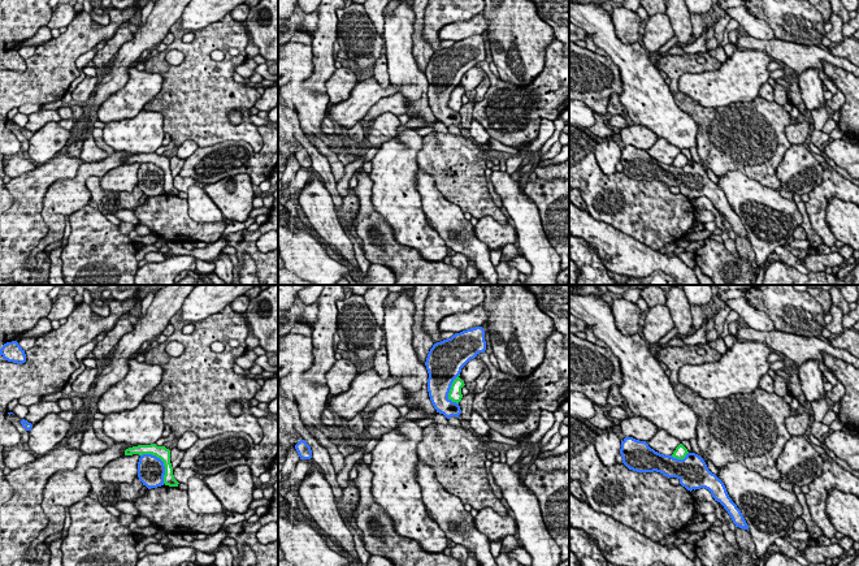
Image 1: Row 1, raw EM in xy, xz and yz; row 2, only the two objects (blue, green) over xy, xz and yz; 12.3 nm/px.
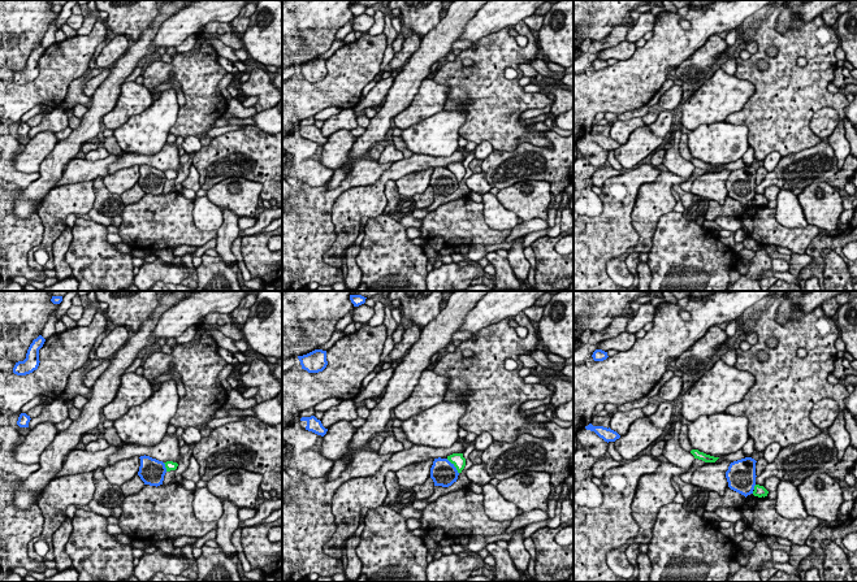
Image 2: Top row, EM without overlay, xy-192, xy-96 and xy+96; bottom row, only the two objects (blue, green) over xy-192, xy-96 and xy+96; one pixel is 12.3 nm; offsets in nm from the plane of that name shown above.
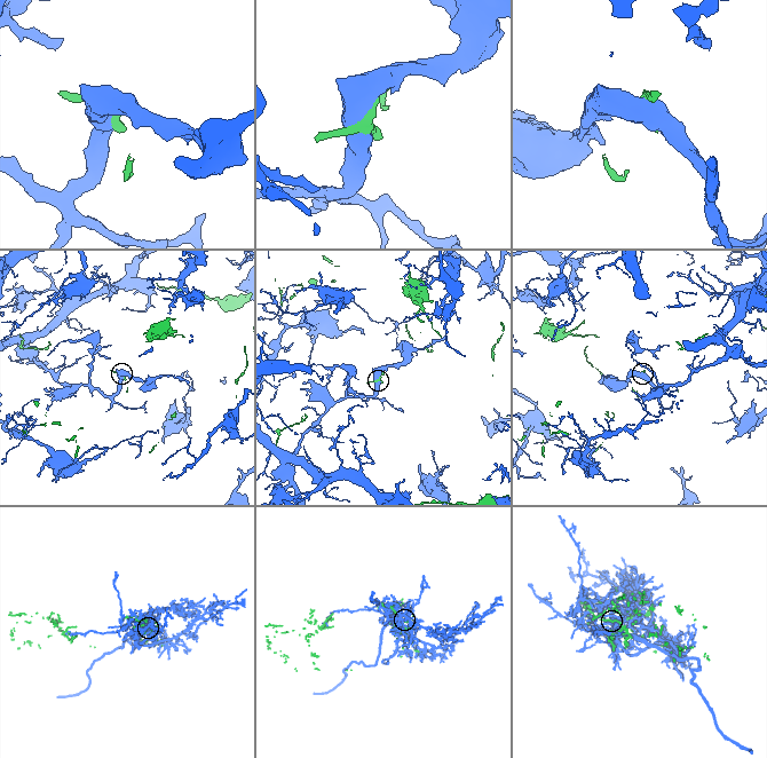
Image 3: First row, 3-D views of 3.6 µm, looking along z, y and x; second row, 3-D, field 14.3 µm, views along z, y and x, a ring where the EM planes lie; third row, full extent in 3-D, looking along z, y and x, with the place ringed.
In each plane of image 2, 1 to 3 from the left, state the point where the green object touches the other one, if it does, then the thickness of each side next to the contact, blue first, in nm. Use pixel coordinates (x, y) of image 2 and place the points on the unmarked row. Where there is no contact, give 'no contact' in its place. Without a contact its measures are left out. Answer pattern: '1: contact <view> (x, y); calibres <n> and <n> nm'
1: contact xy-192 (164, 176); calibres 320 and 120 nm
2: contact xy-96 (454, 176); calibres 320 and 160 nm
3: contact xy+96 (753, 196); calibres 360 and 140 nm

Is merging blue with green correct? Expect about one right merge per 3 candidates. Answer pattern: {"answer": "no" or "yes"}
{"answer": "no"}

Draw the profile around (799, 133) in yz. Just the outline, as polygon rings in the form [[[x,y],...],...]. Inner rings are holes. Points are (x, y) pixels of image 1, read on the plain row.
[[[799,122],[799,124],[790,124],[785,129],[785,134],[790,144],[803,144],[807,143],[810,139],[810,134],[812,131],[812,122]]]

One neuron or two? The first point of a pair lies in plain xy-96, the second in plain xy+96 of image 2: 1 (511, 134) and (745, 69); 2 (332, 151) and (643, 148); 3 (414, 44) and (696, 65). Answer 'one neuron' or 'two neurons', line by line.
1: one neuron
2: one neuron
3: one neuron

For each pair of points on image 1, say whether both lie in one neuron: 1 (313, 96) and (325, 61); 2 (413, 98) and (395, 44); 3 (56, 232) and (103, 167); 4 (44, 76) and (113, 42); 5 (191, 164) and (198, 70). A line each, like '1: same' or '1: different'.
1: same
2: same
3: same
4: different
5: different

